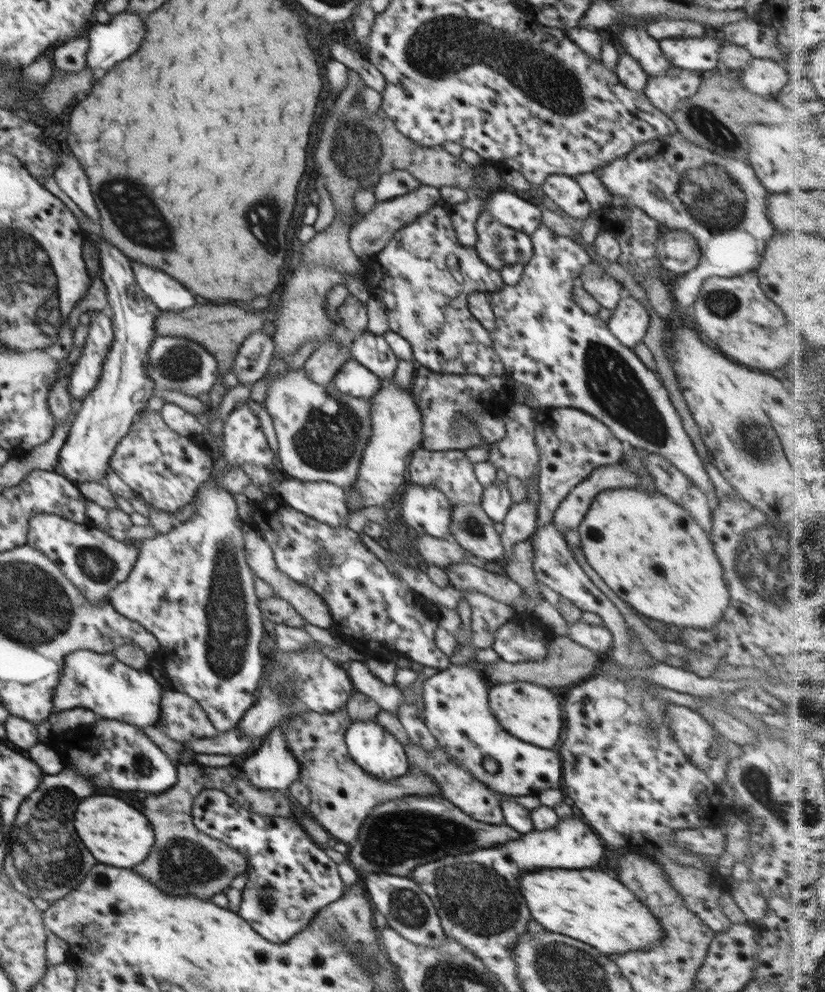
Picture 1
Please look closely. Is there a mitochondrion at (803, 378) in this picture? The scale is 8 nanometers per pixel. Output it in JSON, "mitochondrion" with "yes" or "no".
{"mitochondrion":"no"}

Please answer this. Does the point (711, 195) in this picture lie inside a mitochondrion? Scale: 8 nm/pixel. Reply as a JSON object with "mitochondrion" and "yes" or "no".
{"mitochondrion":"yes"}

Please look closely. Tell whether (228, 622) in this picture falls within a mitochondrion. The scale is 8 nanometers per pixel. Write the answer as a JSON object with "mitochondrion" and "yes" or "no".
{"mitochondrion":"yes"}

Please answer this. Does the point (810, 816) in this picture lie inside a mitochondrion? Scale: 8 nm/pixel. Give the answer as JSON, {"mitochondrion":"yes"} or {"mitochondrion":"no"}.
{"mitochondrion":"yes"}

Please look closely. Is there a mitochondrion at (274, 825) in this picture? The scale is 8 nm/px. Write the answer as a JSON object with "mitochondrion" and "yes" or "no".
{"mitochondrion":"no"}

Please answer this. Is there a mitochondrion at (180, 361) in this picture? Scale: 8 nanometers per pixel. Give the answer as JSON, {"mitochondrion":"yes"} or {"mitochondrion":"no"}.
{"mitochondrion":"yes"}

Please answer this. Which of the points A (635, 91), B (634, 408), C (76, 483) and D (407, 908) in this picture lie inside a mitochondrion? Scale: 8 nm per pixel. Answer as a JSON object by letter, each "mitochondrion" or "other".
{"A":"other","B":"mitochondrion","C":"other","D":"mitochondrion"}

